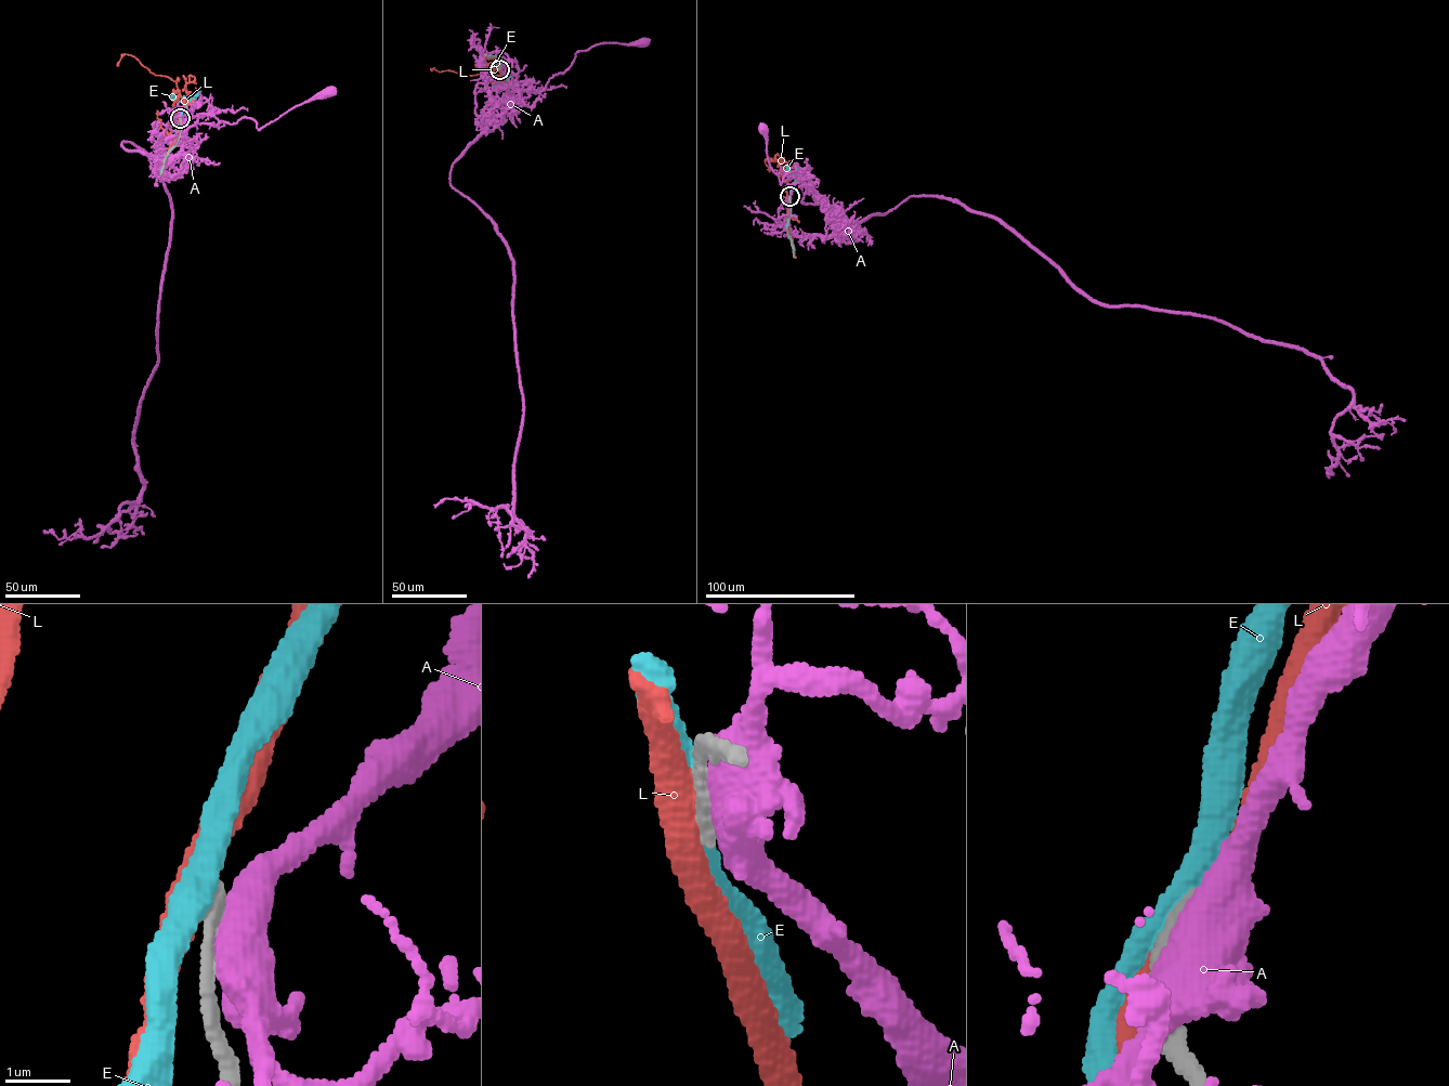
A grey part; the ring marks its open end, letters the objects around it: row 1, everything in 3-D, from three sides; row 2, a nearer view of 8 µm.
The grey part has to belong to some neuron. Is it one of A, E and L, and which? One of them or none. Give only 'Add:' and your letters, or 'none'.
Add: none

